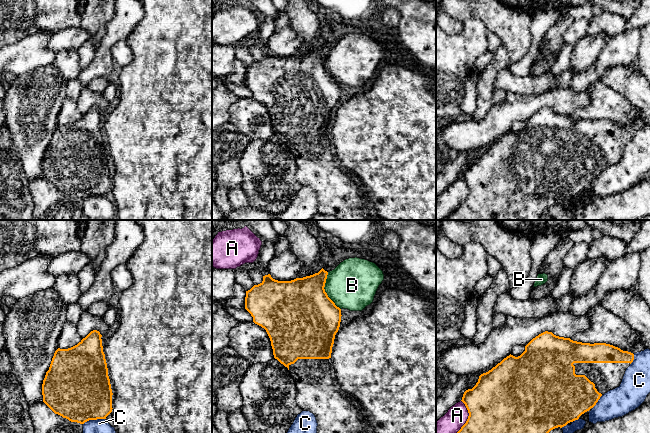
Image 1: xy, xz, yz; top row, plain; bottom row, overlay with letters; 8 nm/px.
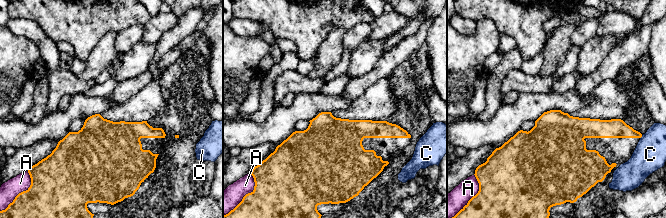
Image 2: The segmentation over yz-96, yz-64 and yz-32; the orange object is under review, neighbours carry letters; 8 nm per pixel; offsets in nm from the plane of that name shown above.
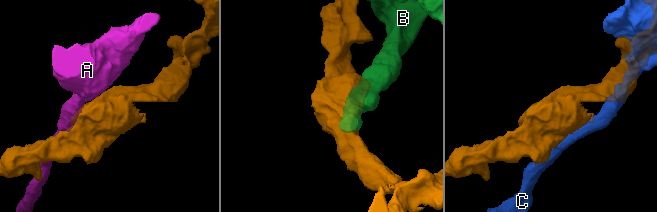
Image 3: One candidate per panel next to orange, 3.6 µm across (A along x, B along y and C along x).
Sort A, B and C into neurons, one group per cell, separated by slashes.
A / B / C

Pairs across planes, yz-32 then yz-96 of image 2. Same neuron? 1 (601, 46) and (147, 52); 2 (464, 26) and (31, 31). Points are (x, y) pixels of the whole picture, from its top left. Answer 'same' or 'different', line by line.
1: same
2: same

